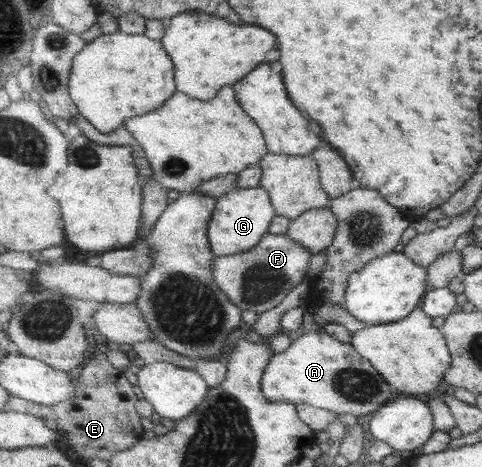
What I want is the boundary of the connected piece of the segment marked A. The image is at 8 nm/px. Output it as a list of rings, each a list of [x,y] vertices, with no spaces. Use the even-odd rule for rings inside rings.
[[[324,326],[318,331],[305,331],[281,353],[271,356],[263,374],[263,393],[272,402],[289,402],[290,404],[310,404],[338,414],[352,414],[355,417],[366,416],[380,410],[392,398],[394,387],[386,380],[371,363],[364,358],[351,342],[338,340],[328,334]]]

